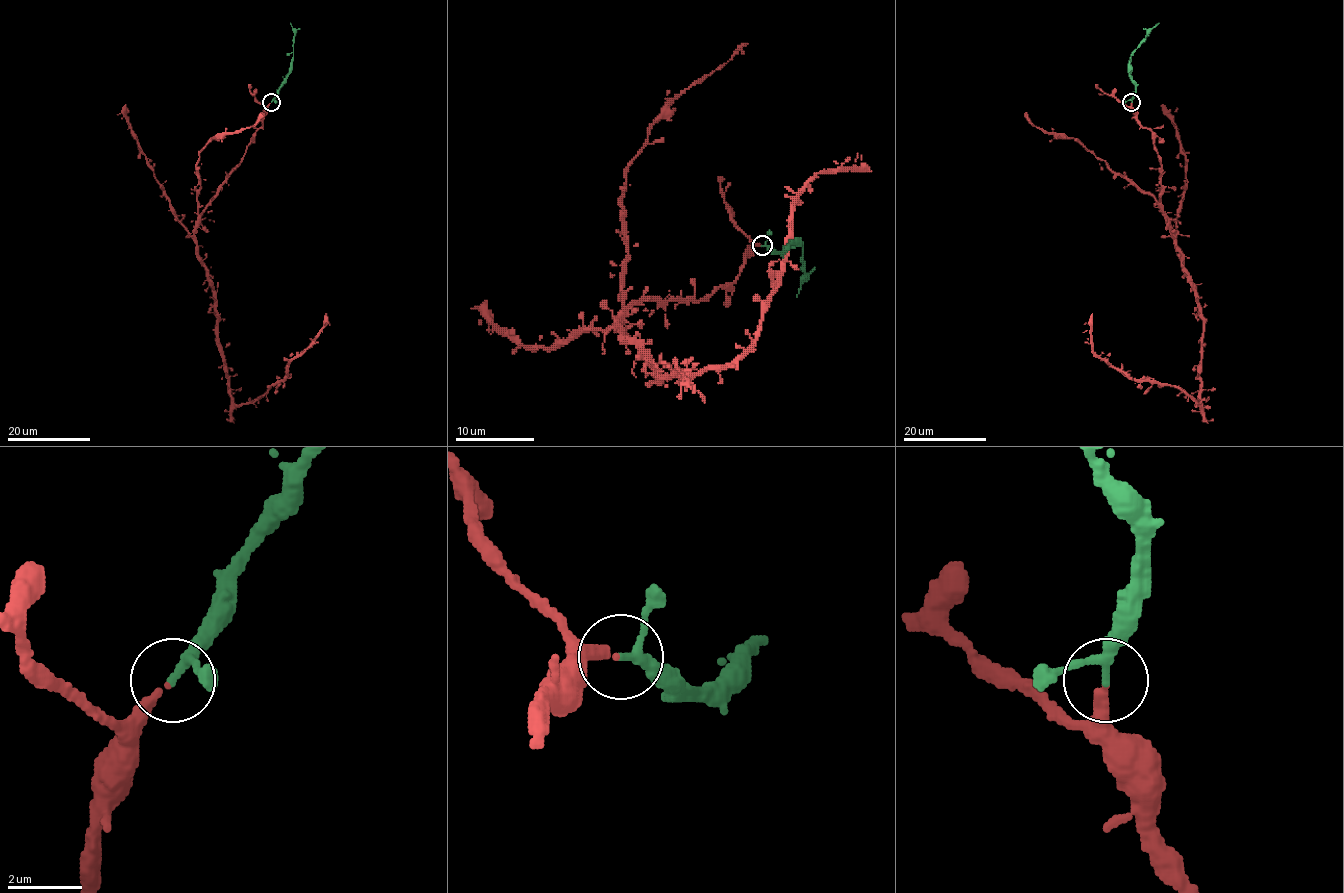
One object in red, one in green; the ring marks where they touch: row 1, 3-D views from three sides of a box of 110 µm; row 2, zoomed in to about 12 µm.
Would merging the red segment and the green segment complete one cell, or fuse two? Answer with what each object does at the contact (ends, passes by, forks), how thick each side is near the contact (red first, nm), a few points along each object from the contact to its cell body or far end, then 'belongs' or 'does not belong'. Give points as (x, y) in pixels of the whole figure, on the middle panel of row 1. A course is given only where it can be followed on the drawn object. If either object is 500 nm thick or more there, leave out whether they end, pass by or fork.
red ends | green passes by | 280/200 nm | red via (761, 246), (706, 298), (618, 320), (659, 379), (728, 367), (791, 204), (818, 173), (865, 171) | green via (761, 246), (771, 251), (781, 251), (791, 242), (802, 244), (804, 281), (797, 297) | belongs

